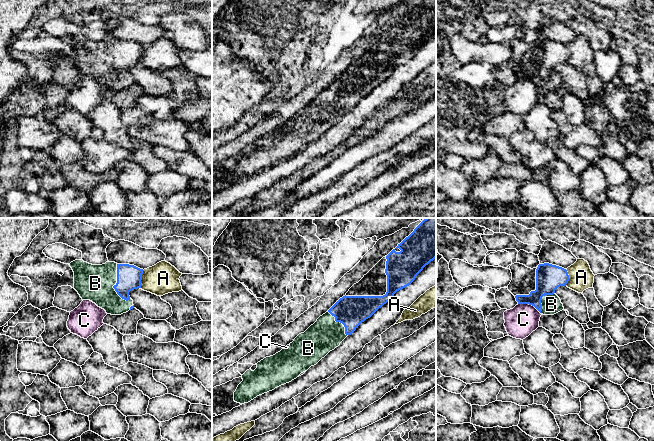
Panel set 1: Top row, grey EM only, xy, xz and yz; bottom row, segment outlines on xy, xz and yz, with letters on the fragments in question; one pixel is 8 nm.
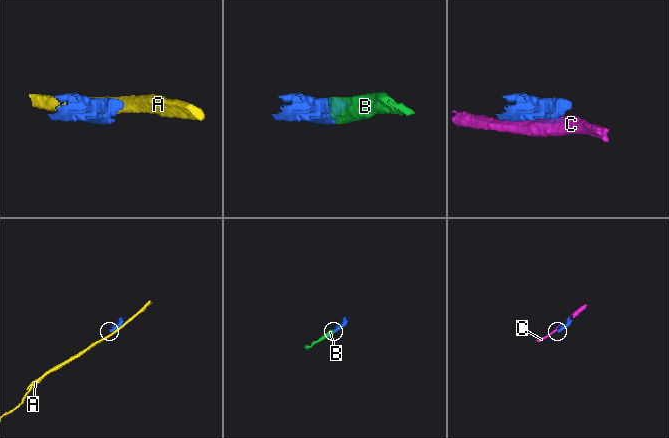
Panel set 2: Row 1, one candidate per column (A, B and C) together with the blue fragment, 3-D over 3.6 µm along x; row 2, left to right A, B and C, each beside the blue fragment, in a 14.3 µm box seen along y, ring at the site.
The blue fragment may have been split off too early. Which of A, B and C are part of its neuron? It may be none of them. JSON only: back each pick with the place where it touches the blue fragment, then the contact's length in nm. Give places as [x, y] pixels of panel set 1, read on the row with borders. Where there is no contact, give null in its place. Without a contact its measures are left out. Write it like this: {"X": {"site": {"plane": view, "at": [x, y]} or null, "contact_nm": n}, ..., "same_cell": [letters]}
{"B": {"site": {"plane": "xy", "at": [116, 284]}, "contact_nm": 320}, "same_cell": ["B"]}

